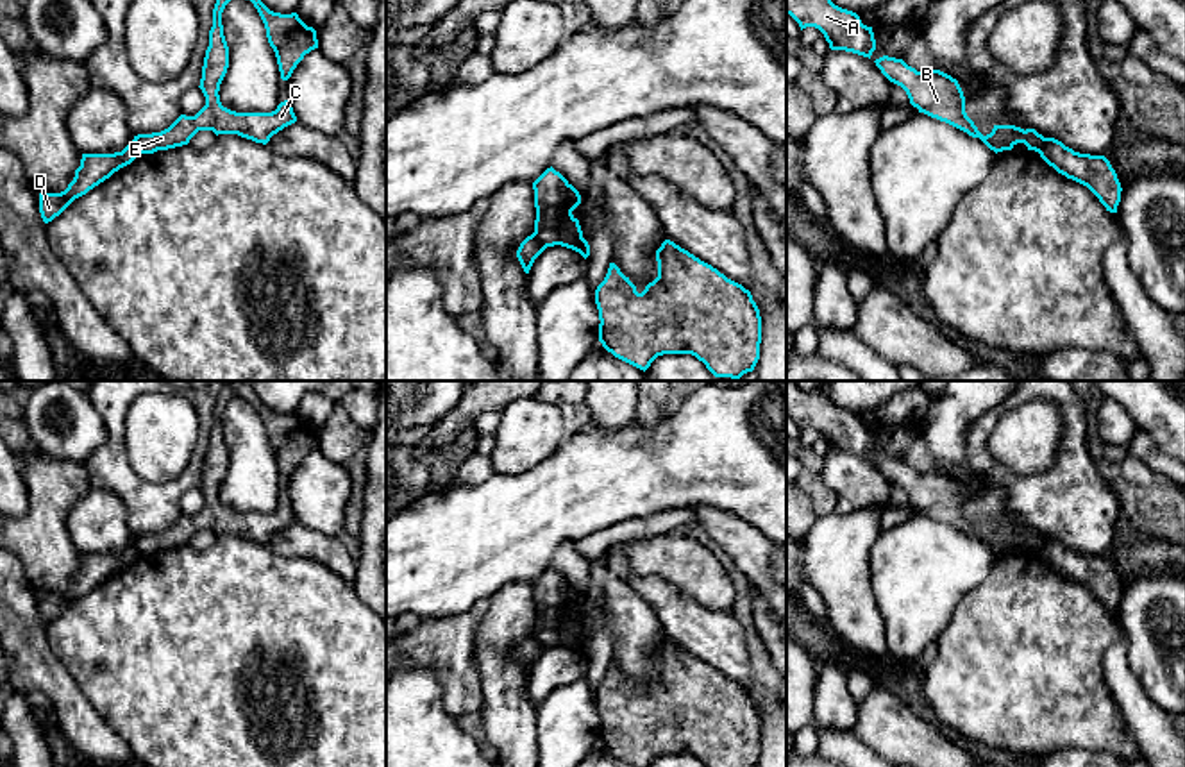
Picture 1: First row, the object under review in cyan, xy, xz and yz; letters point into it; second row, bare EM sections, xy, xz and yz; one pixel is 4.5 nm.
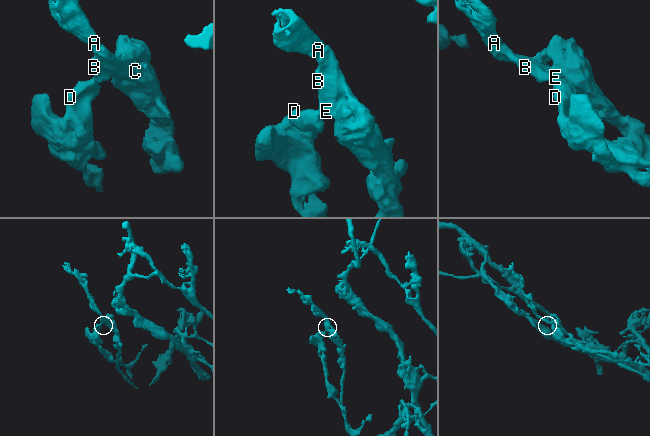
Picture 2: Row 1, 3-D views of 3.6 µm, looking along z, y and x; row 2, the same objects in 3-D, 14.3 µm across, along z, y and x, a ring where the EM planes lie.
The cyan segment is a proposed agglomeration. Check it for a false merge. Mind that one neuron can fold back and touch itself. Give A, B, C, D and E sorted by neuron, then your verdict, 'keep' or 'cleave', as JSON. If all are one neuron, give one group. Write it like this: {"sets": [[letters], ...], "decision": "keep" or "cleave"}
{"sets": [["A", "B", "C", "E"], ["D"]], "decision": "cleave"}

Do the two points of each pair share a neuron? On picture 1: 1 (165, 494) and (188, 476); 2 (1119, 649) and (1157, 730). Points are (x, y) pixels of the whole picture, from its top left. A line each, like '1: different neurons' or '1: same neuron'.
1: same neuron
2: same neuron

